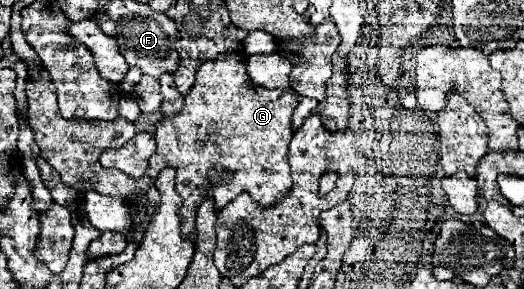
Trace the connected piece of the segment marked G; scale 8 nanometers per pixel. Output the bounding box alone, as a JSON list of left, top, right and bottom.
[148,53,298,241]

